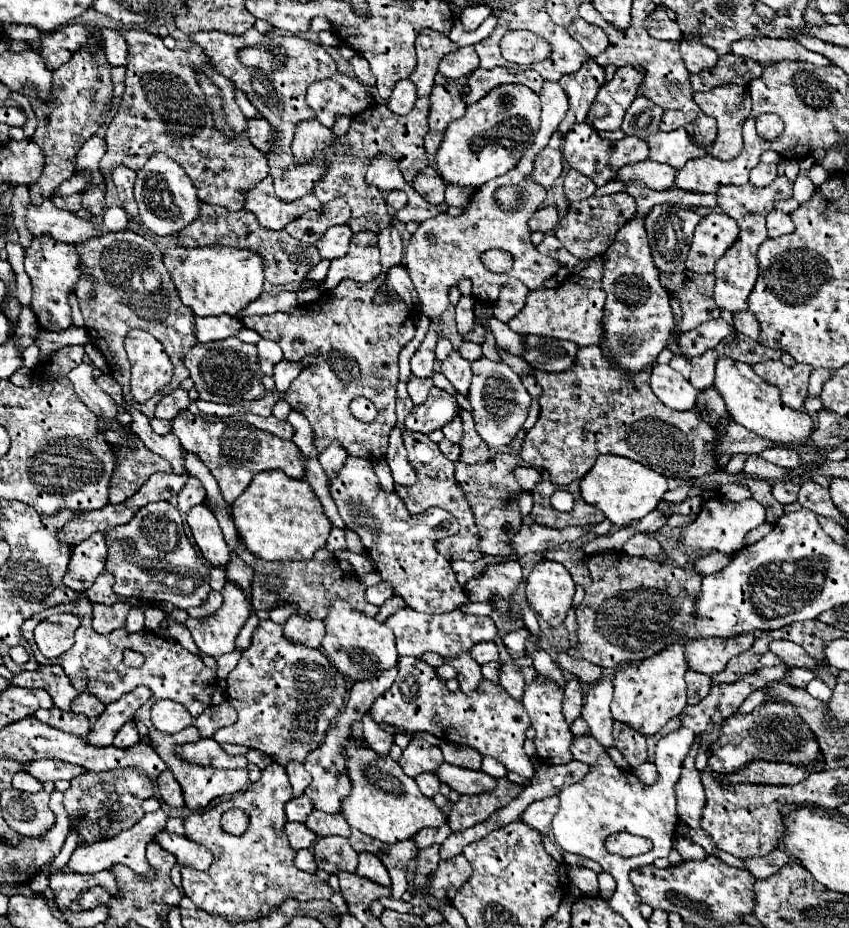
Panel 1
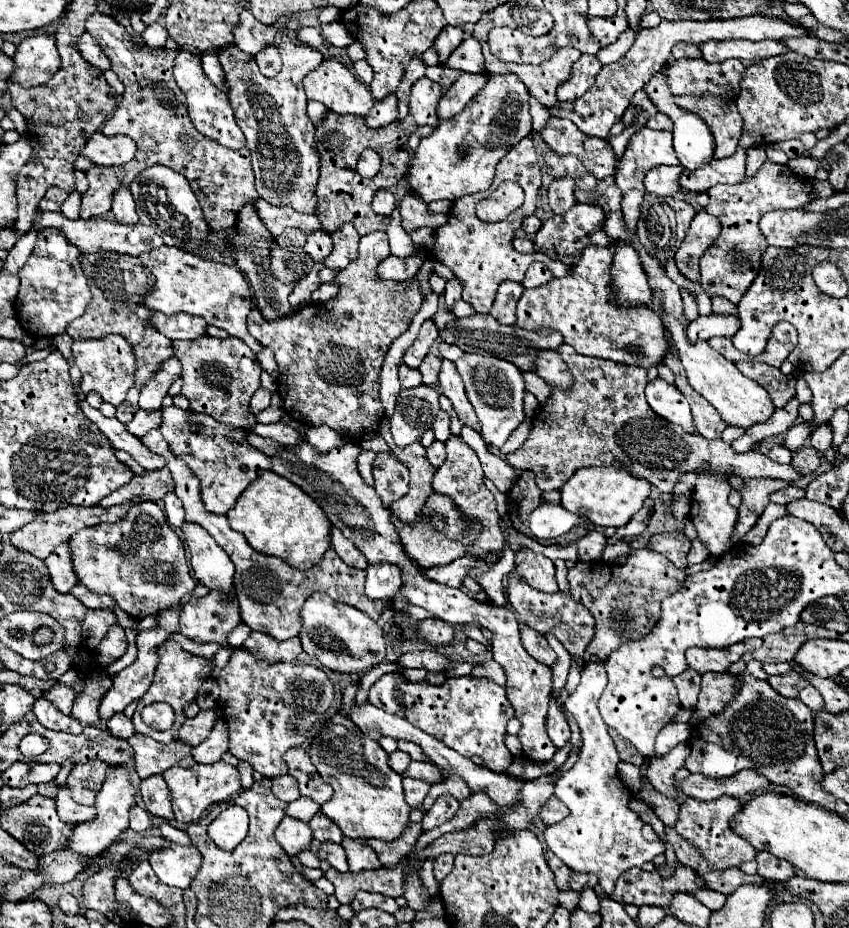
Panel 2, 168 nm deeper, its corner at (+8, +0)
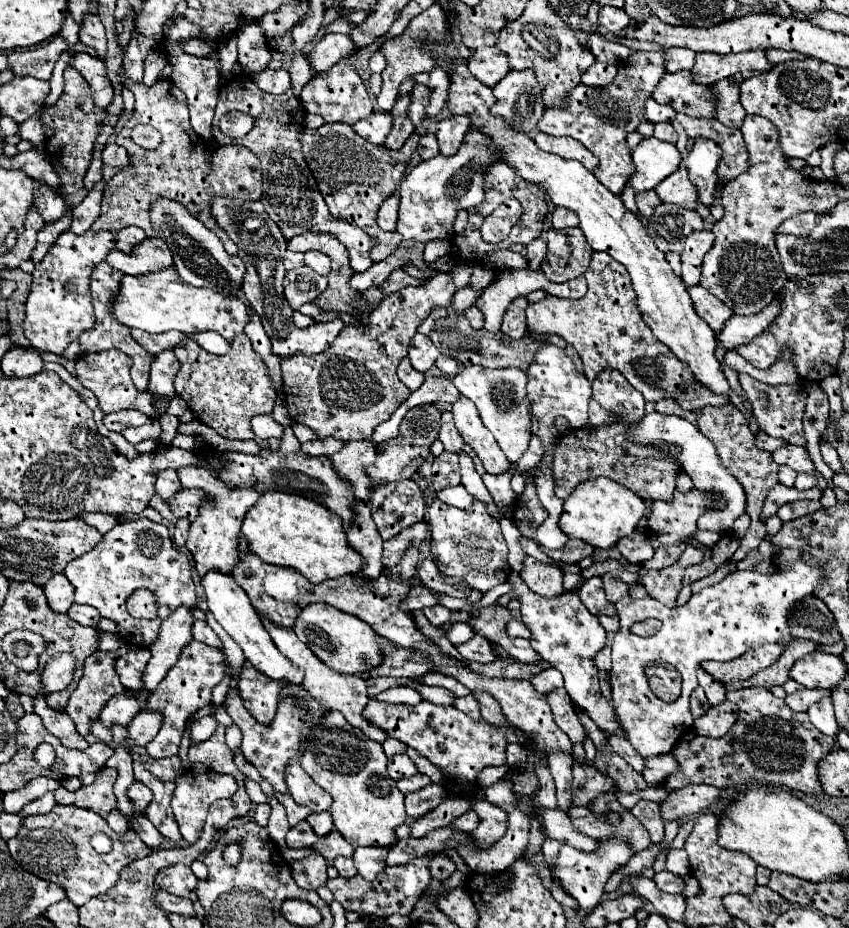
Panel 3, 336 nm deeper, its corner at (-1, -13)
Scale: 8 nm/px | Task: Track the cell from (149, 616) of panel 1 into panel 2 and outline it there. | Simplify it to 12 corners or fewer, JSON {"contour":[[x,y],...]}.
{"contour":[[75,585],[71,593],[89,609],[107,609],[117,603],[111,597],[89,593],[85,585]]}

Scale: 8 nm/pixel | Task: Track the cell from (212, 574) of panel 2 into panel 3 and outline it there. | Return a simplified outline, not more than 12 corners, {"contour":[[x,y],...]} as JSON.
{"contour":[[230,574],[202,580],[208,608],[272,680],[304,674],[274,646],[246,592]]}

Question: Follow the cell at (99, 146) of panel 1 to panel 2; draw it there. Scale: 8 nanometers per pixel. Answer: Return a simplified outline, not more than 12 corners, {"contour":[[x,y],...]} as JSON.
{"contour":[[125,135],[93,137],[81,155],[97,165],[125,165],[135,141]]}

